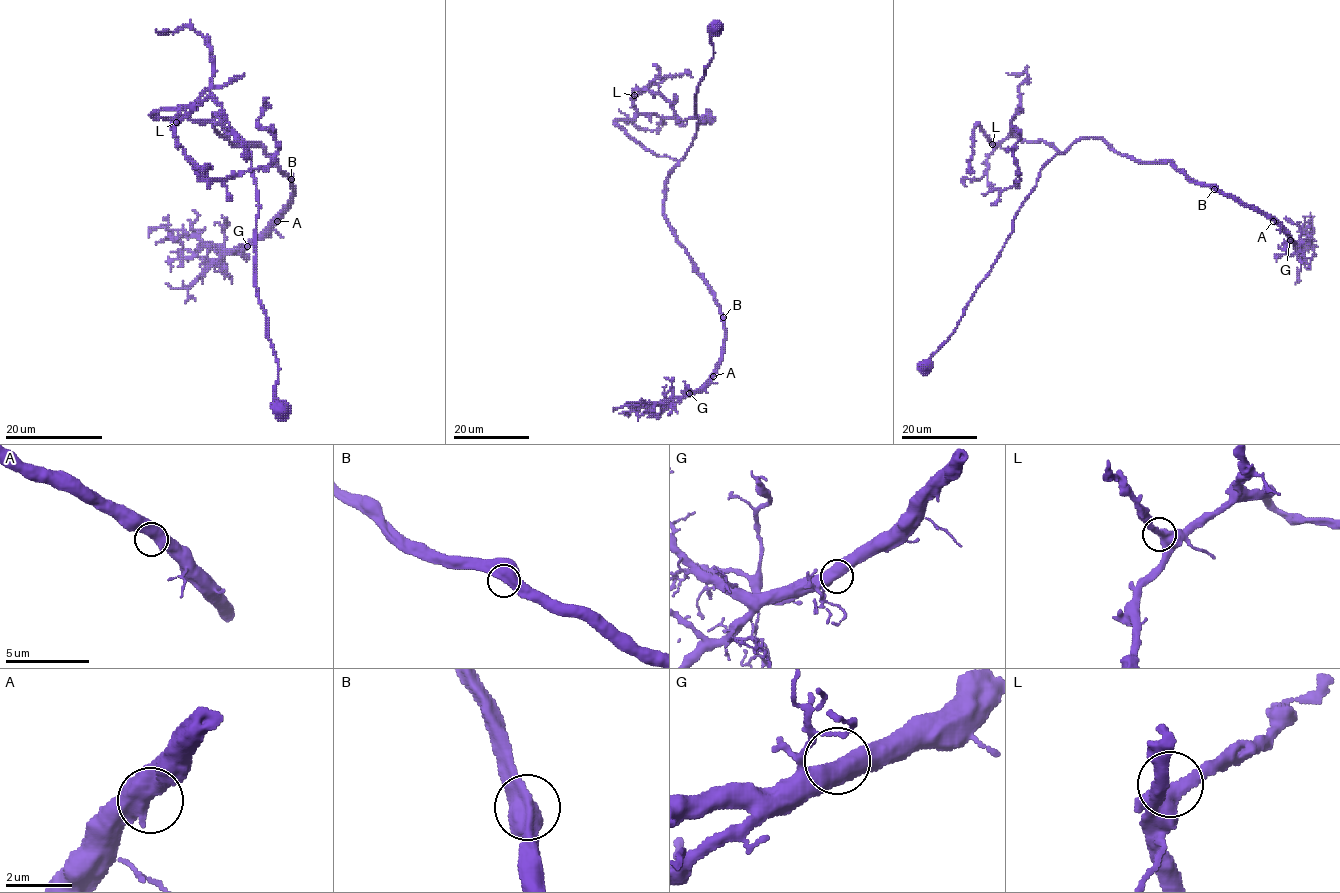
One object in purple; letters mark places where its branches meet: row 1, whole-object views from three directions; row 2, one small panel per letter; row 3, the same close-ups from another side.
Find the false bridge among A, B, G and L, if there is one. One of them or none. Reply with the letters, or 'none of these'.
none of these

